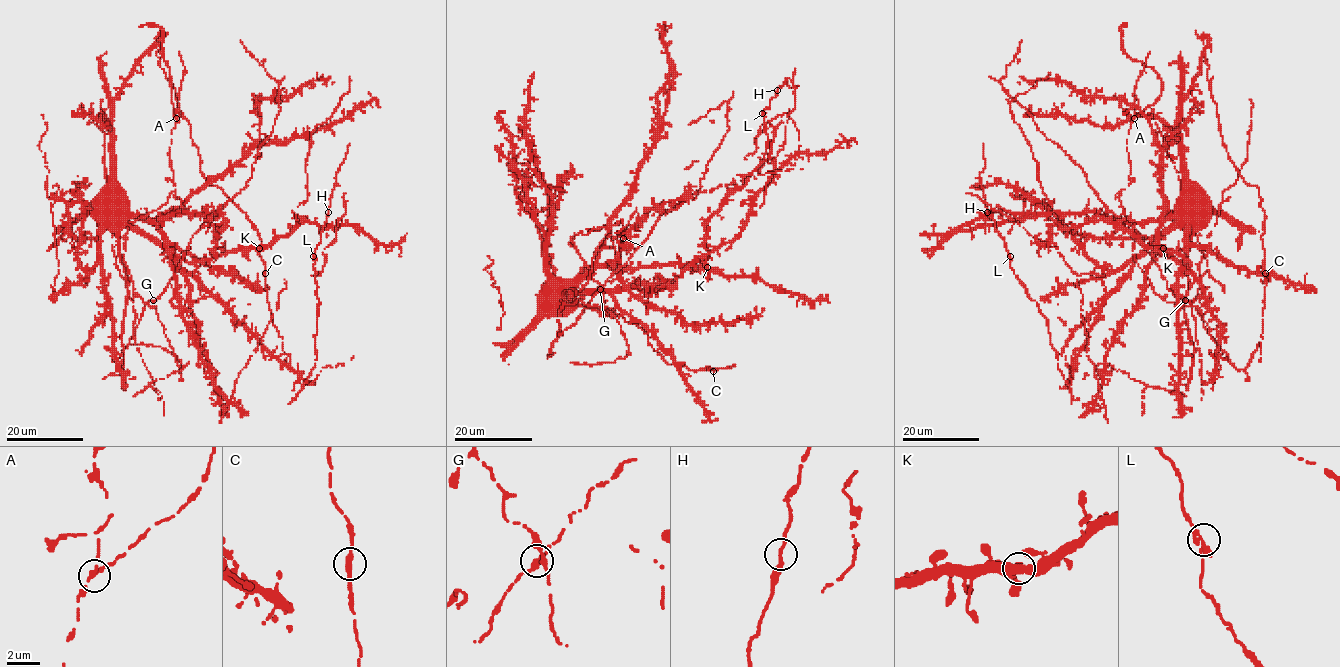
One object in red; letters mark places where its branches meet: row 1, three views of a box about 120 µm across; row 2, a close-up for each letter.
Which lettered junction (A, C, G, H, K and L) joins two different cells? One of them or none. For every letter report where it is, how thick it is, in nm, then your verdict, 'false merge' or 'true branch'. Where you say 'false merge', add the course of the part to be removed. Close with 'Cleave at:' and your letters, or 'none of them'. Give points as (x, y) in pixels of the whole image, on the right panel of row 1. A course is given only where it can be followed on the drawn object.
A: at (1134, 118); 280 nm thick; false merge; foreign part runs (1134, 118), (1159, 98), (1162, 80), (1150, 66), (1132, 60), (1123, 51), (1120, 28), (1125, 26)
C: at (1265, 273); 320 nm thick; true branch
G: at (1185, 300); 360 nm thick; true branch
H: at (987, 212); 280 nm thick; true branch
K: at (1163, 248); 280 nm thick; true branch
L: at (1010, 256); 300 nm thick; true branch
Cleave at: A

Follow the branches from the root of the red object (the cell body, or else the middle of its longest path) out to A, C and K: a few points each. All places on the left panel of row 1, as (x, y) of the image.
A: (114, 204), (148, 221), (160, 219), (156, 210), (176, 190), (169, 154), (176, 118)
C: (114, 204), (113, 101), (134, 64), (154, 46), (189, 123), (200, 172), (253, 224), (265, 273)
K: (114, 204), (131, 225), (188, 261), (203, 261), (254, 246), (259, 248)

